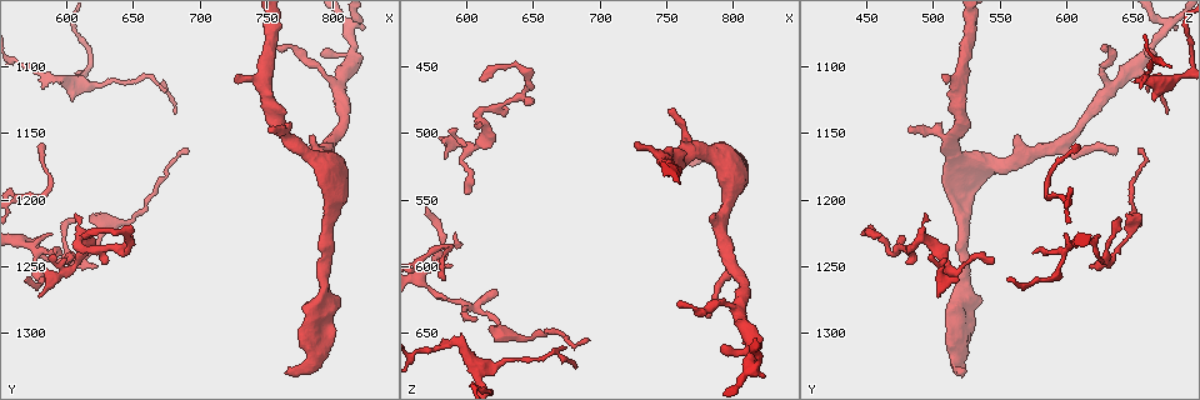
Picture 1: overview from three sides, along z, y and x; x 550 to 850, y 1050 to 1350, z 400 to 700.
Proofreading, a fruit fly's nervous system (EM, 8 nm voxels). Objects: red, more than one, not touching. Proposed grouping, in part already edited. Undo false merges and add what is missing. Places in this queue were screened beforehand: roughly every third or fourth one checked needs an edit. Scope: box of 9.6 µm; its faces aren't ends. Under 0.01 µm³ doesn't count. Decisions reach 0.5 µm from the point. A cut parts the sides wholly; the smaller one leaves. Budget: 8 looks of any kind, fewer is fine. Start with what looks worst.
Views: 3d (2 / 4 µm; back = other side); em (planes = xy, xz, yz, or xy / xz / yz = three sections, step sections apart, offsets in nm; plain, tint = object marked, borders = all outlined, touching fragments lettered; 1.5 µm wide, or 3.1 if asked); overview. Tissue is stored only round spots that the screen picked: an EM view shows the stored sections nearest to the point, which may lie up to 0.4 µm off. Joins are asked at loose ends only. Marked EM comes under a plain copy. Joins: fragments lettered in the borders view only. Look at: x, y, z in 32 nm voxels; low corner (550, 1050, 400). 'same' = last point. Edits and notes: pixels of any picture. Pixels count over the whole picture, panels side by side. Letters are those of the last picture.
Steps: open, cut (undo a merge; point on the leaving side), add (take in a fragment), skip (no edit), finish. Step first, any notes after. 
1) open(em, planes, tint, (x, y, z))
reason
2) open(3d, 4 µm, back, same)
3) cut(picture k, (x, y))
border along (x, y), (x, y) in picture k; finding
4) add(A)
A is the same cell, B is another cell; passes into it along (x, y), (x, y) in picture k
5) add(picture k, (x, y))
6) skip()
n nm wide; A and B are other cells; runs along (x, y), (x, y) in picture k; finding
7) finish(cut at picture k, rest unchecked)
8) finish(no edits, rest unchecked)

open(3d, 4 µm, (578, 1274, 506))
free end

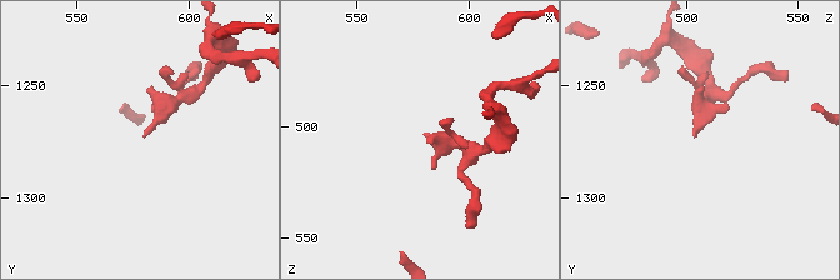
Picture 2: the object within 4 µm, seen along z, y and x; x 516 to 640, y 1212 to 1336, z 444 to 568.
open(em, planes, borders, (579, 1272, 505))
need the tissue

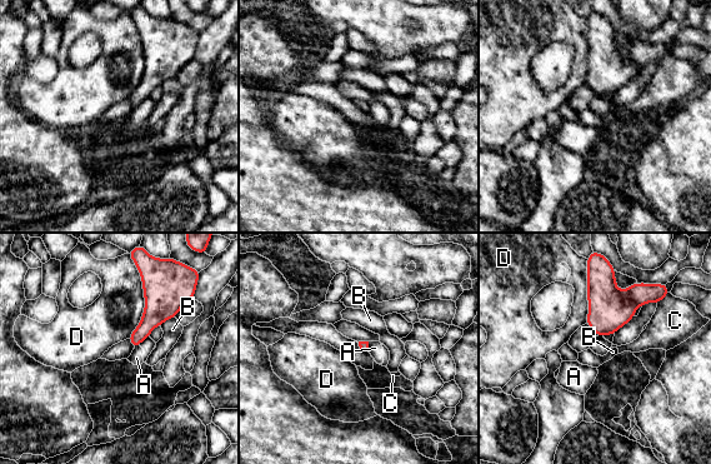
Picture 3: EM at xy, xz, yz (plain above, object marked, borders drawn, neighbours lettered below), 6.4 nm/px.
skip()
D touches over 460 nm; A, B, C and D are other cells; border along (139, 344), (135, 348) in picture 3; no lettered fragment goes on from it

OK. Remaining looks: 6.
open(3d, 4 µm, (604, 1210, 494))
thin end

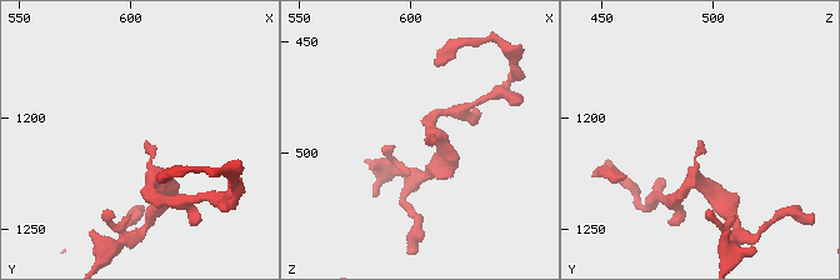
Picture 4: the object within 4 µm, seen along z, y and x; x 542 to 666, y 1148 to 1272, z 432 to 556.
open(em, planes, tint, (607, 1210, 493))

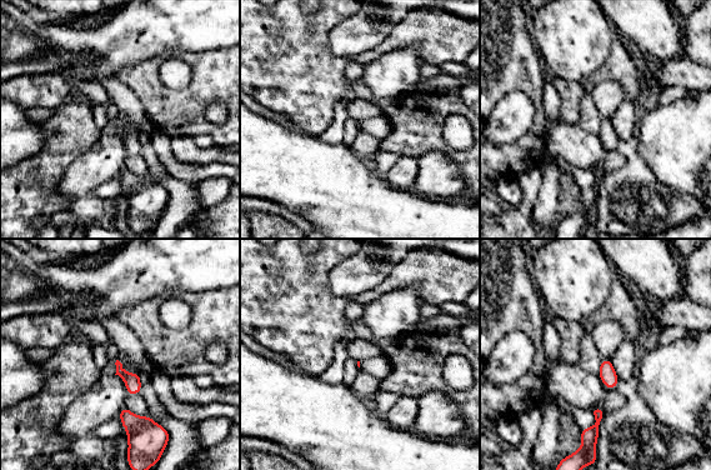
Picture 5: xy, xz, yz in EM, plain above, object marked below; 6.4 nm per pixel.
open(em, planes, borders, same)

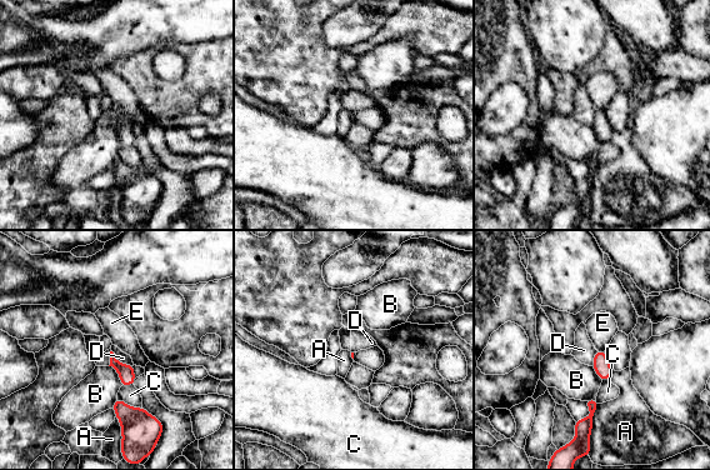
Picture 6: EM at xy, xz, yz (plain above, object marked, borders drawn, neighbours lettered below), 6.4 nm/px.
skip()
A, B, C, D and E are other cells; border along (111, 350), (119, 361), (133, 365) in picture 6; none of them fits

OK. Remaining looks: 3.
open(3d, 2 µm, (680, 1134, 676))
end of a long branch

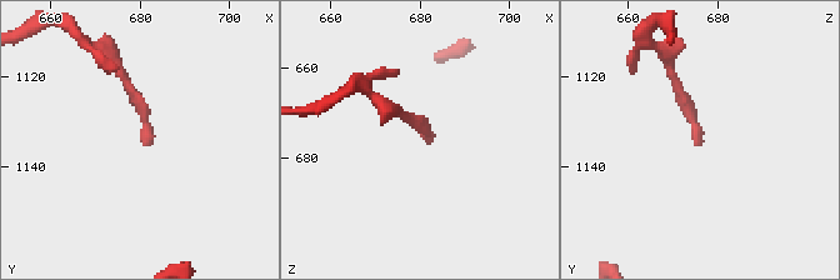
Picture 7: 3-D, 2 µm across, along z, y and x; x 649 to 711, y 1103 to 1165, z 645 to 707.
open(em, planes, tint, (681, 1135, 677))

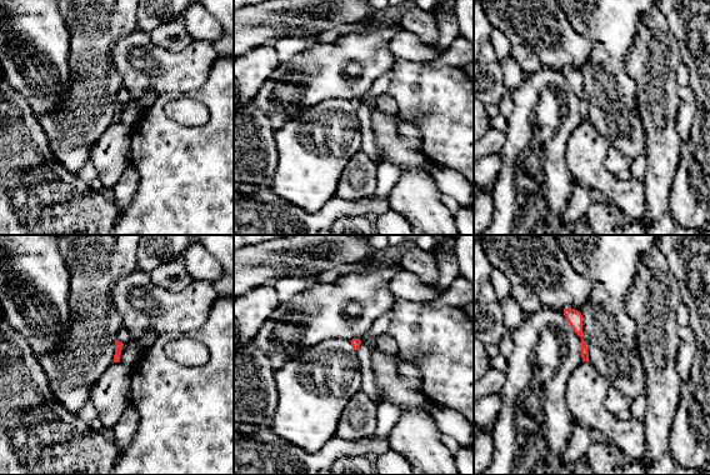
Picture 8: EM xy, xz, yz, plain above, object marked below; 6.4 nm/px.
open(em, planes, borders, same)

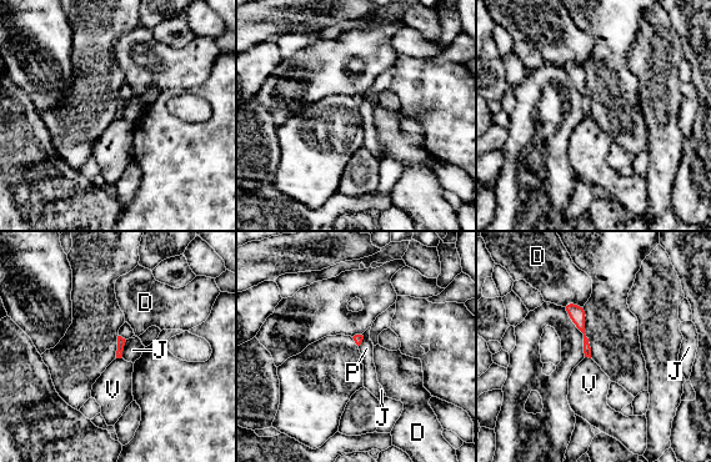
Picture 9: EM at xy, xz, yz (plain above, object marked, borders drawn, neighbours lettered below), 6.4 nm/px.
skip()
D, J, P and V are other cells; no lettered fragment goes on from it

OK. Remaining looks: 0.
finish(no edits, rest unchecked)

